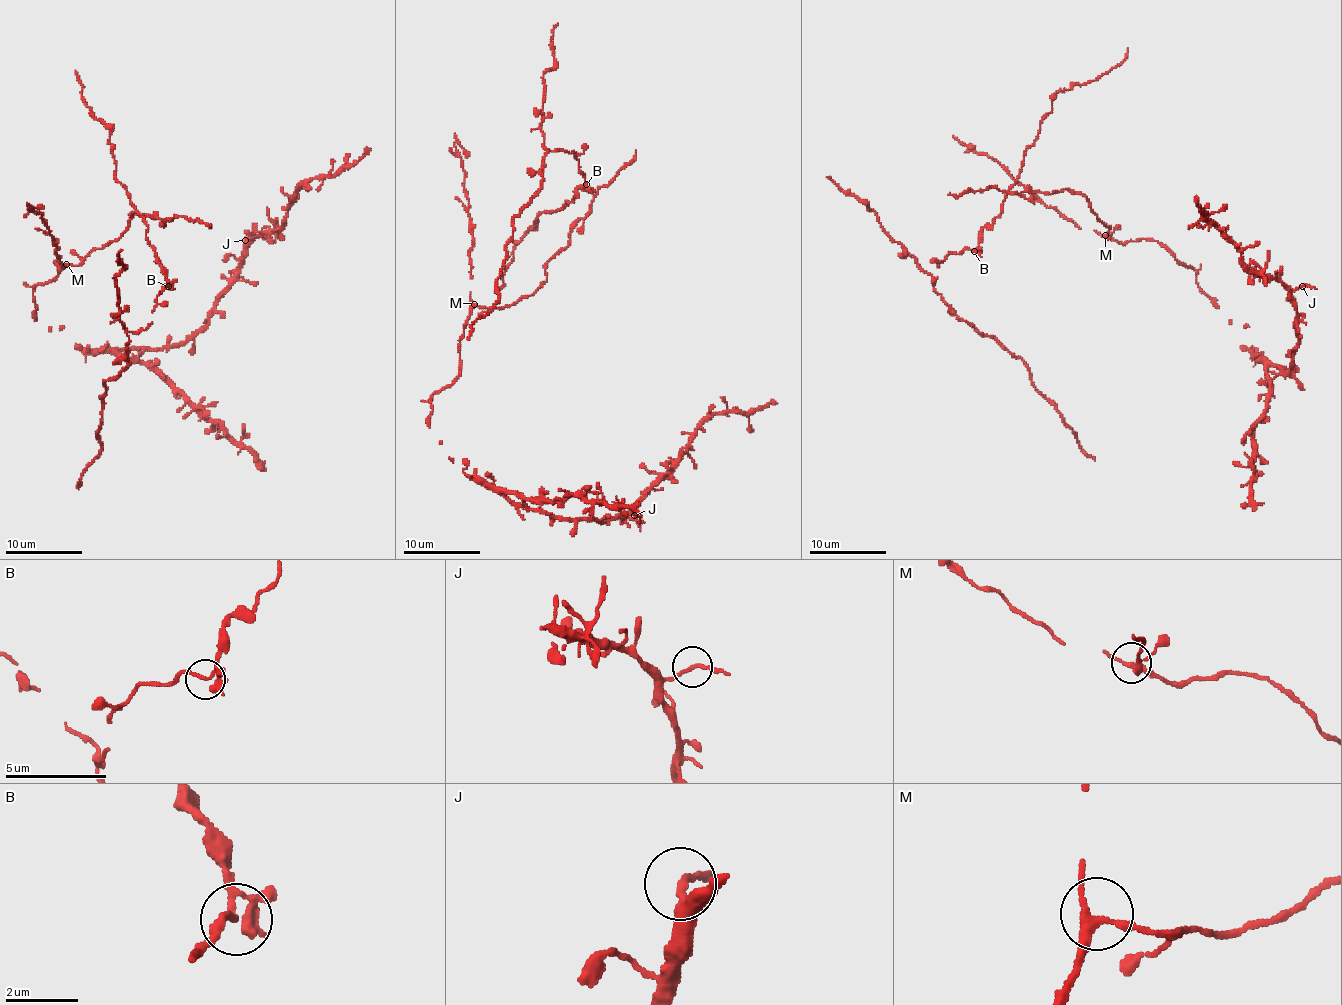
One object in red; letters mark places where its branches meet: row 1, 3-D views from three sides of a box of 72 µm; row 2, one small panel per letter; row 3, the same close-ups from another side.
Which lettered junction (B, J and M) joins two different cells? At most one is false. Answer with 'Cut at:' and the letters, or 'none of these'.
Cut at: none of these

